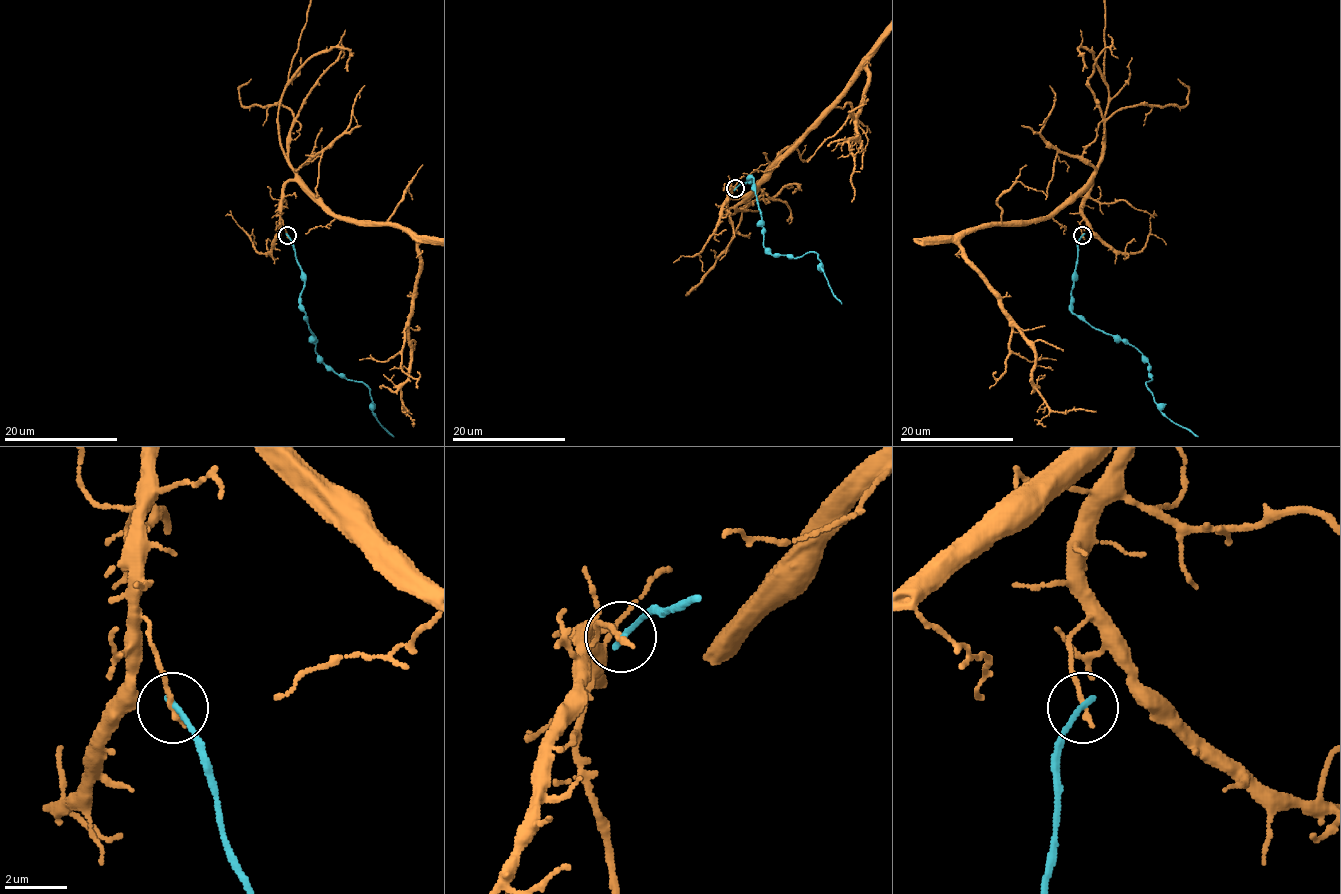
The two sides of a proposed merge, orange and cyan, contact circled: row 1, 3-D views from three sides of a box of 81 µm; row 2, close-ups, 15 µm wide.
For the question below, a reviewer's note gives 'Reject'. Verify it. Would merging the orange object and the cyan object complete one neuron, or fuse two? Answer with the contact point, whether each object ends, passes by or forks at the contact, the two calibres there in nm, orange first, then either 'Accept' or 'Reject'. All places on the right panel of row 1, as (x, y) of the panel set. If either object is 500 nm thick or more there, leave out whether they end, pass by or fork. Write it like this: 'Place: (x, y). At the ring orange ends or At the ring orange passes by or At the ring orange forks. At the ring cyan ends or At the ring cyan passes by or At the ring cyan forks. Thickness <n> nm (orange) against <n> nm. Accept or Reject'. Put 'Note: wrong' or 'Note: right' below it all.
Place: (1082, 235). At the ring orange ends. At the ring cyan ends. Thickness 180 nm (orange) against 200 nm. Reject
Note: right

